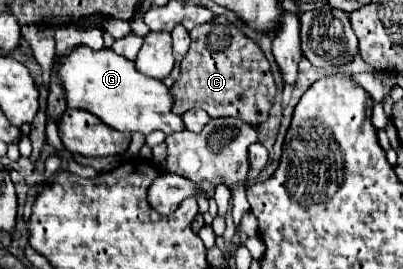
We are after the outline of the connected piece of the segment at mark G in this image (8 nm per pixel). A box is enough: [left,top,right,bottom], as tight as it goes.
[59,46,185,136]

